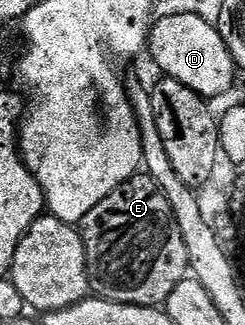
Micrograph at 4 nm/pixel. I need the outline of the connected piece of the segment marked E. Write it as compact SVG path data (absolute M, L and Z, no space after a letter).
M138 172L129 178L107 200L99 200L91 212L79 223L83 252L87 264L87 280L90 291L108 302L122 302L128 306L160 307L175 292L175 288L190 273L187 260L187 246L179 224L172 214L171 204L156 186L155 180L145 172Z

